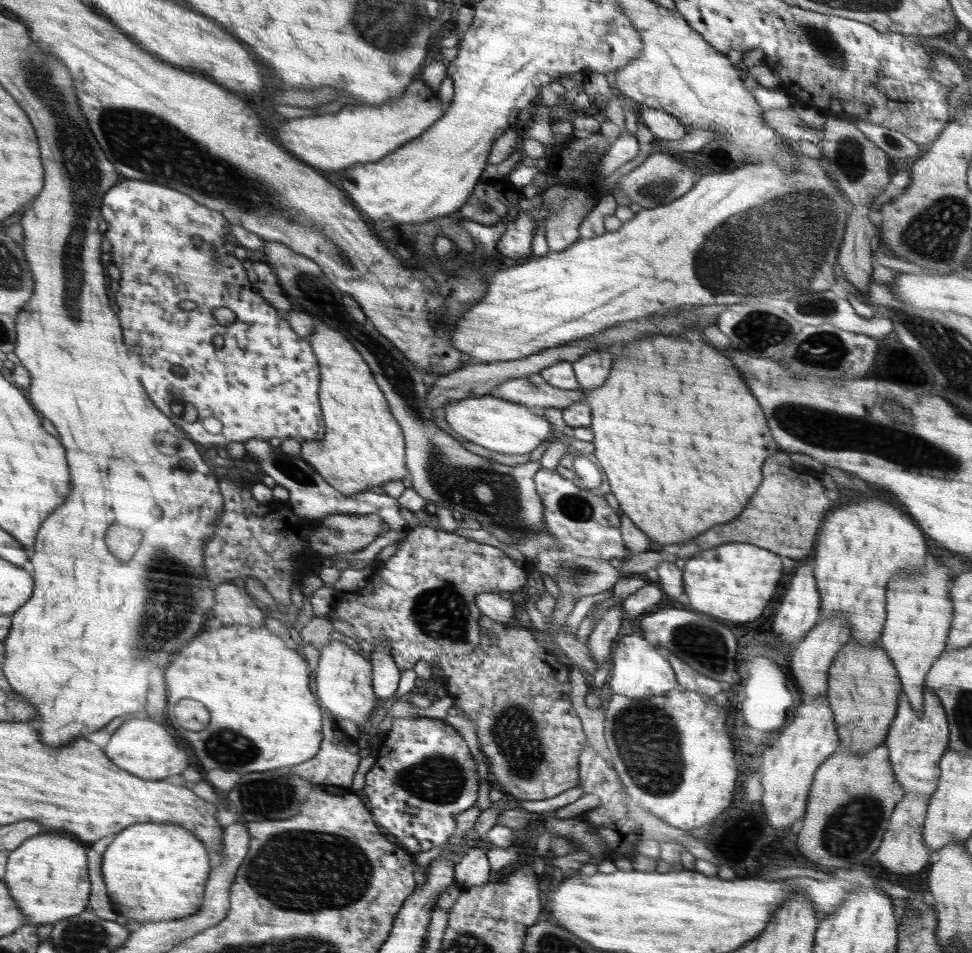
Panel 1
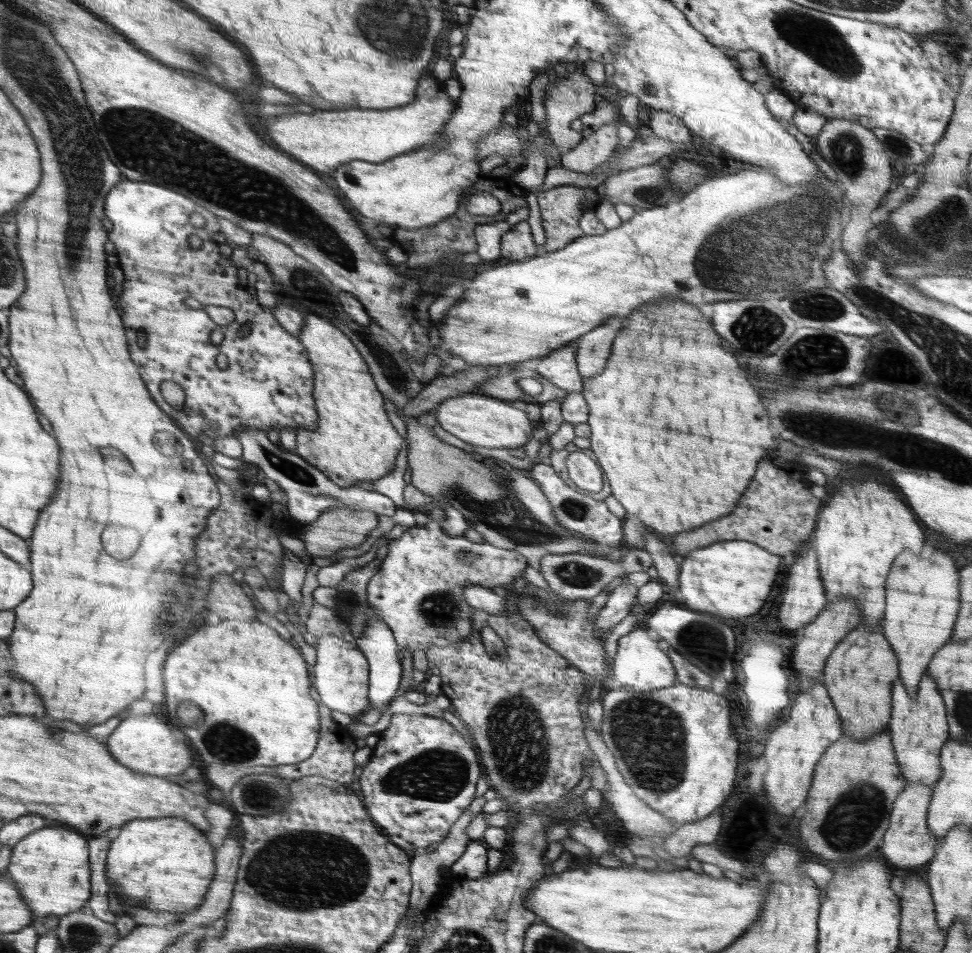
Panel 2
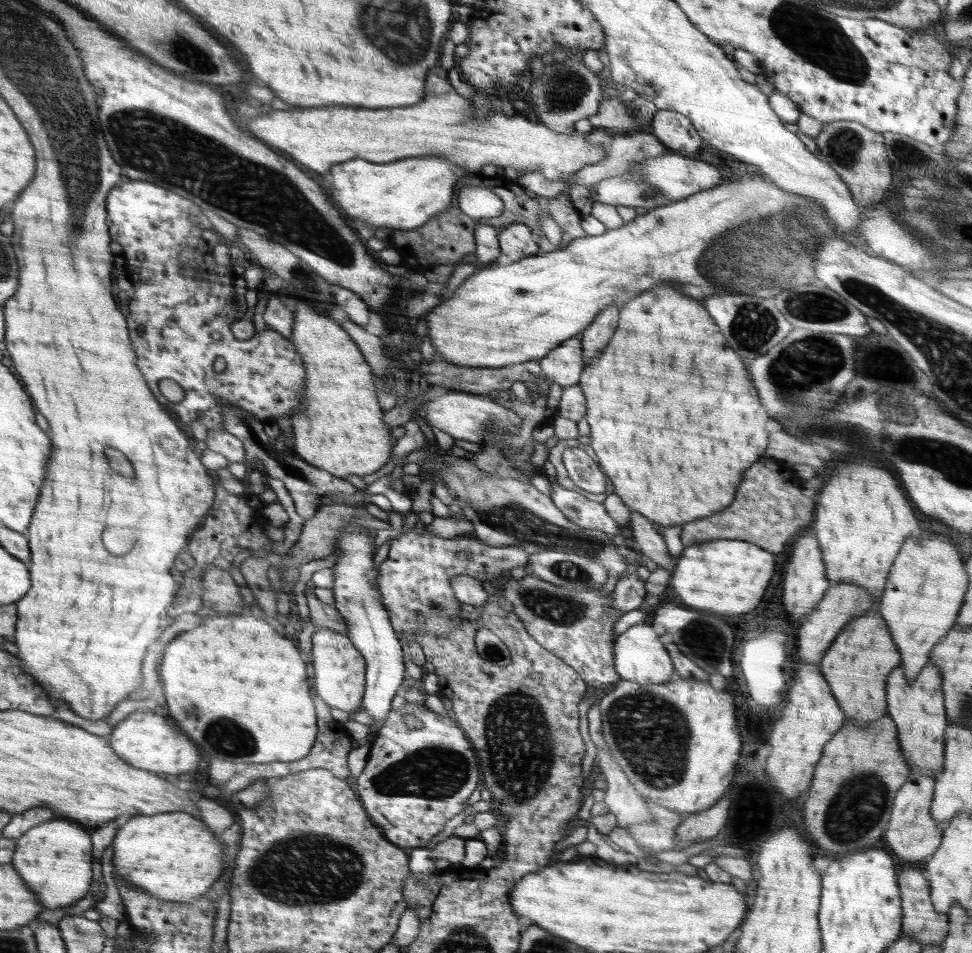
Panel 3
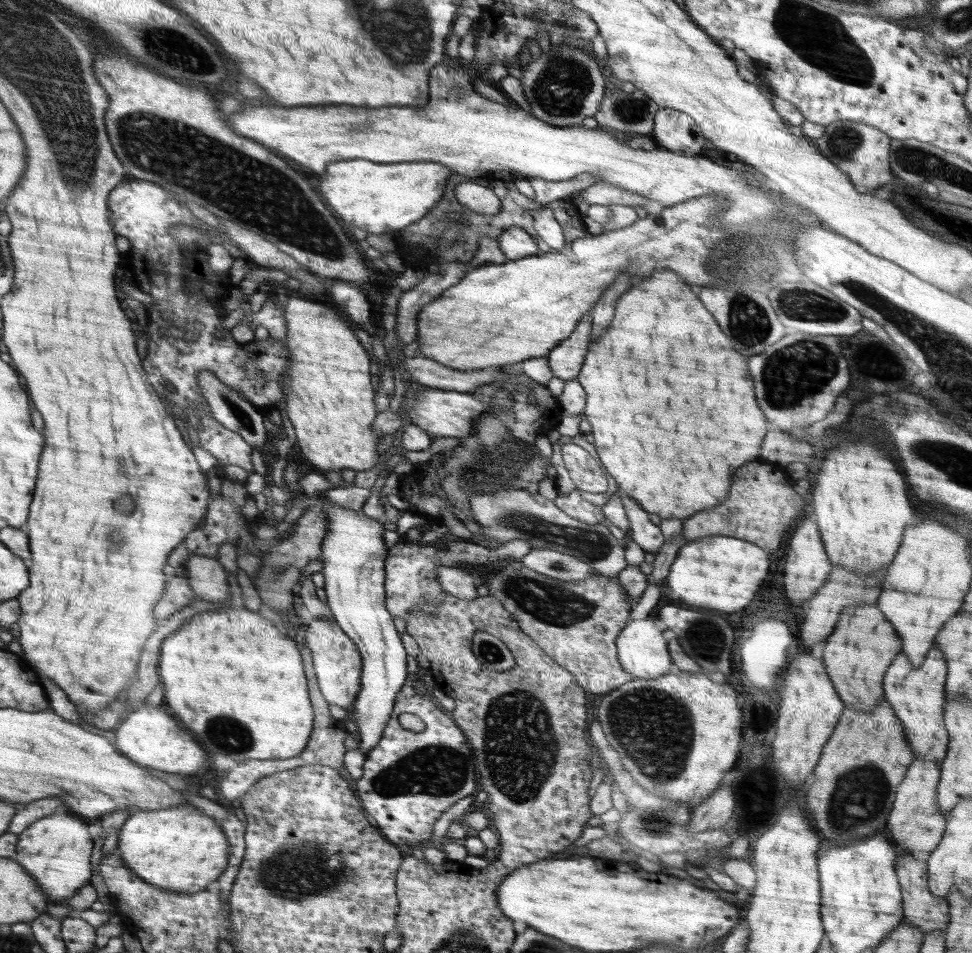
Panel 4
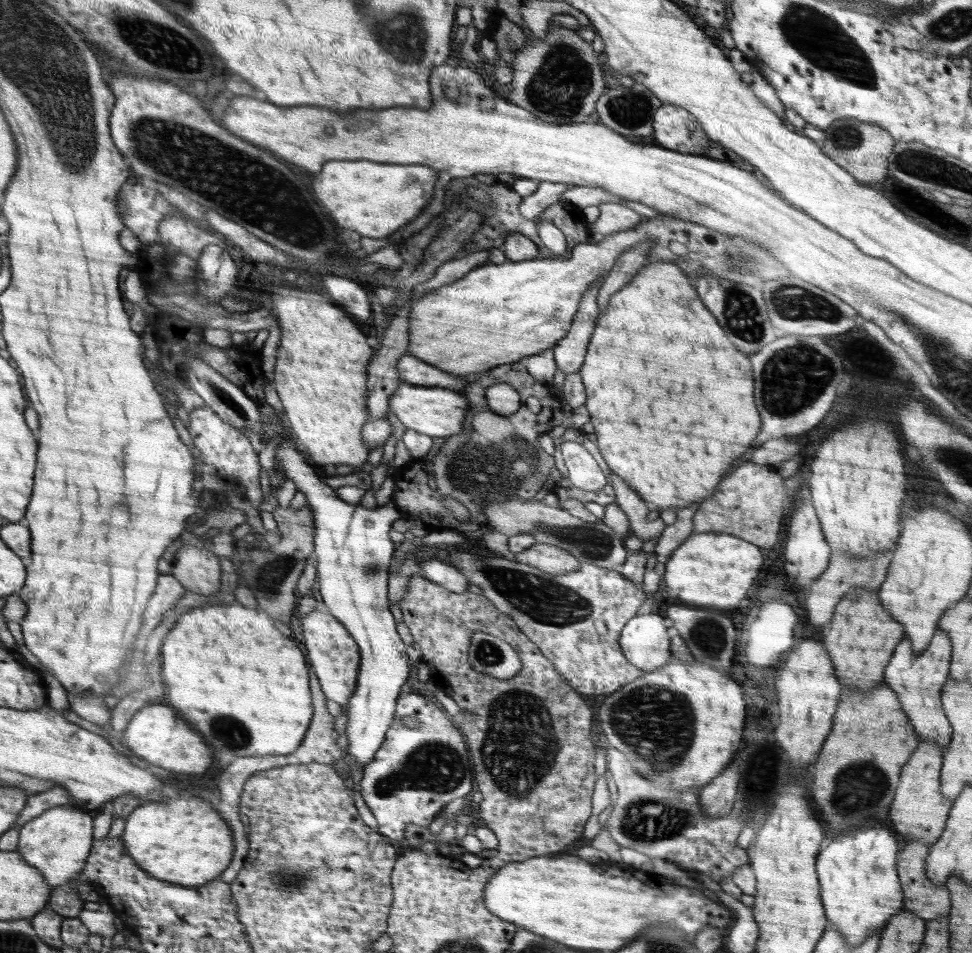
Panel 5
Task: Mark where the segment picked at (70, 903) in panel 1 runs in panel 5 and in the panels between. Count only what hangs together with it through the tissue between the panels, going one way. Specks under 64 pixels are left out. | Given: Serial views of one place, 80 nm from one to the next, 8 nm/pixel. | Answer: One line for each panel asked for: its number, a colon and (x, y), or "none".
2: (50, 868)
3: (54, 858)
4: (55, 851)
5: (58, 842)

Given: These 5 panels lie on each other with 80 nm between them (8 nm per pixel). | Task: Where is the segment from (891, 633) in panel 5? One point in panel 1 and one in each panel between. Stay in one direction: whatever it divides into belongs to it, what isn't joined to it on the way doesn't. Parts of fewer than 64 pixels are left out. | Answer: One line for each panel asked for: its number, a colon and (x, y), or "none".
1: (863, 690)
2: (859, 674)
3: (859, 684)
4: (862, 646)

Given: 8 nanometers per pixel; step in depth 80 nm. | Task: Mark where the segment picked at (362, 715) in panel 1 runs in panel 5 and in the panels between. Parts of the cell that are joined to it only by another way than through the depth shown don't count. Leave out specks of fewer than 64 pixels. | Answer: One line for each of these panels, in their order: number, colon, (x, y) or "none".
2: (341, 672)
3: (339, 668)
4: (338, 663)
5: (335, 656)

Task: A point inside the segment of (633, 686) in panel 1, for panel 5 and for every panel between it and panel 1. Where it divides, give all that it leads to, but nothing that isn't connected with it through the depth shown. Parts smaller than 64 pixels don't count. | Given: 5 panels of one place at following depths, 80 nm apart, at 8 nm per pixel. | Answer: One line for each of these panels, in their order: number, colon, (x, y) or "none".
2: (639, 663)
3: (639, 656)
4: (642, 651)
5: (644, 641)

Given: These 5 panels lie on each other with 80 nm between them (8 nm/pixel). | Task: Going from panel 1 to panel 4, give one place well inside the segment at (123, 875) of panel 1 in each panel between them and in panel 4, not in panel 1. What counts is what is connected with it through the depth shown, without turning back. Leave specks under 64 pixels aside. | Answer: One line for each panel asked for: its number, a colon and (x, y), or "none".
2: (167, 864)
3: (172, 855)
4: (179, 849)

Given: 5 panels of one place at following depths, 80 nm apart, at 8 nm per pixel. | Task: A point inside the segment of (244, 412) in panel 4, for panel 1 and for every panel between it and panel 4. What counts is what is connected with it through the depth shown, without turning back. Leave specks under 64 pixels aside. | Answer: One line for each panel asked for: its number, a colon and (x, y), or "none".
1: (310, 496)
2: (310, 492)
3: (307, 484)

